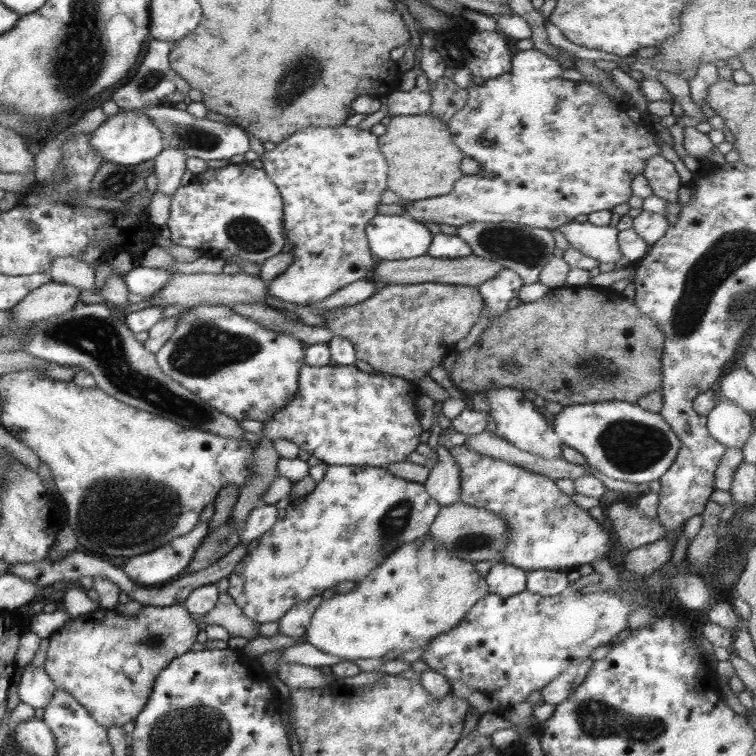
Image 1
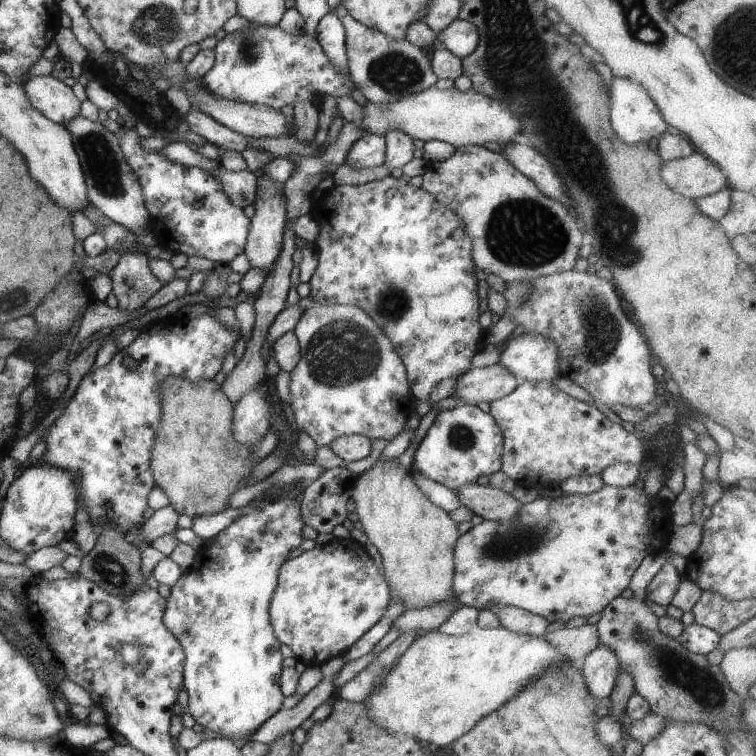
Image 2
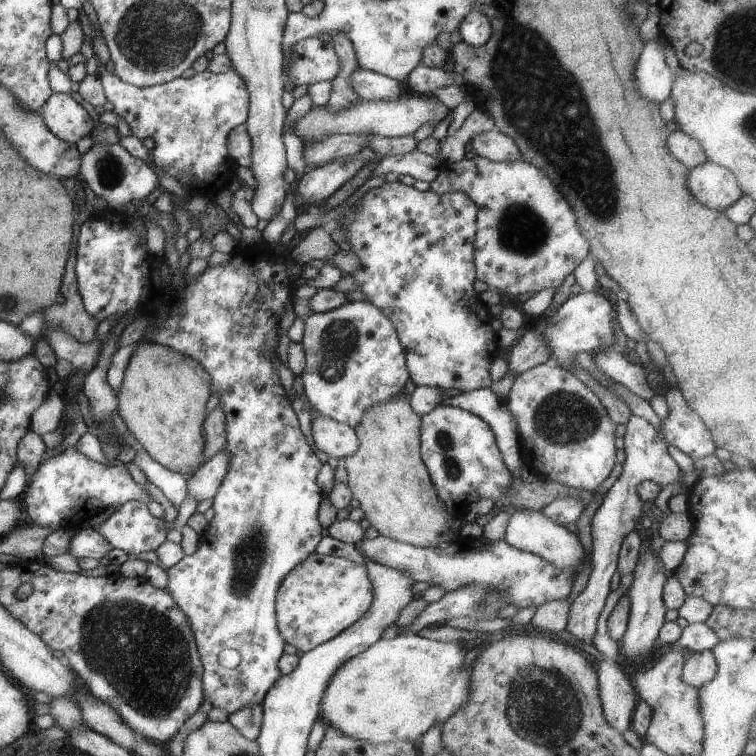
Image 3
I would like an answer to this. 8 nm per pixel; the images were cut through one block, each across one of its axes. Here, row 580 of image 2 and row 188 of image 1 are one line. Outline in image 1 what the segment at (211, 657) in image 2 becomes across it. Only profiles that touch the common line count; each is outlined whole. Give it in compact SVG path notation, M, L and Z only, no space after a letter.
M242 162L224 168L207 169L195 174L185 186L180 185L171 194L166 226L170 230L173 244L196 249L203 257L225 261L236 256L243 262L260 266L267 258L287 248L282 227L282 210L281 196L270 178L262 169L253 168L249 163Z

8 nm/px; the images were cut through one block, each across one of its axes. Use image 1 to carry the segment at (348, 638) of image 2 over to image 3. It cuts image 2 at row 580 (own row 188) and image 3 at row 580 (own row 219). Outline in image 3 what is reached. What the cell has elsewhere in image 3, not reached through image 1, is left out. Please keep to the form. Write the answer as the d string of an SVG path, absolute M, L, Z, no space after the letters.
M313 551L284 577L275 597L276 625L281 638L300 655L357 622L373 602L367 570L355 562Z

